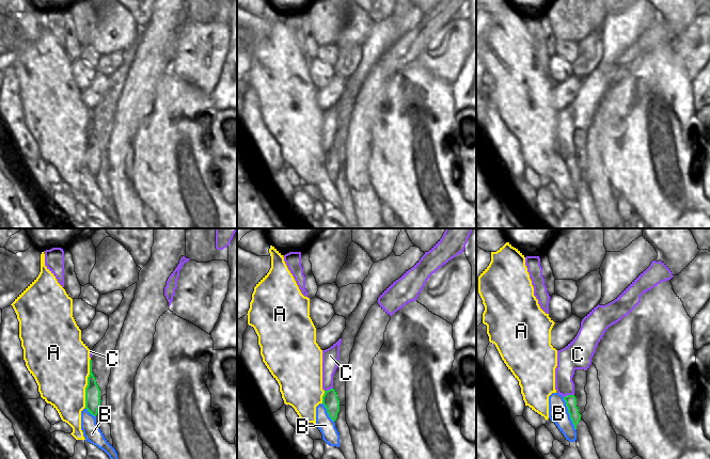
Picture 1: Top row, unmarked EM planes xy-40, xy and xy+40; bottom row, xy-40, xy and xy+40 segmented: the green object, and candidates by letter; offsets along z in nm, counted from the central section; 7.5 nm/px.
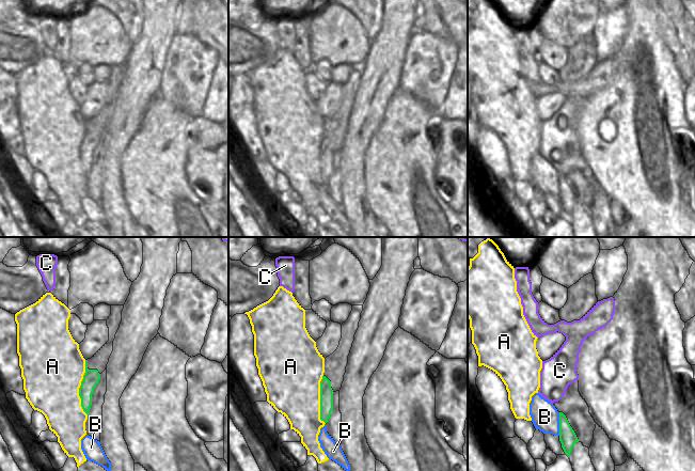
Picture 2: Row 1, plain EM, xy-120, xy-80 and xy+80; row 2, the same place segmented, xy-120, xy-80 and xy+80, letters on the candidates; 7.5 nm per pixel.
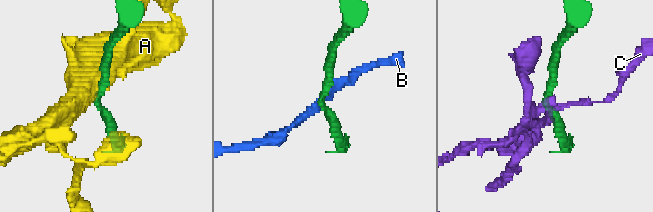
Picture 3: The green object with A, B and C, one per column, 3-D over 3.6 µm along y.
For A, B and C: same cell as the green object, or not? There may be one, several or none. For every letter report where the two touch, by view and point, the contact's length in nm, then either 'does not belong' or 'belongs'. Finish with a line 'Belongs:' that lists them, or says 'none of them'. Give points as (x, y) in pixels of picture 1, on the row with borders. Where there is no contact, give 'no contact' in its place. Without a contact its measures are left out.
A: xy-40 (88, 383) | 380 nm | does not belong
B: xy+40 (568, 412) | 260 nm | does not belong
C: xy+40 (568, 395) | 80 nm | does not belong
Belongs: none of them

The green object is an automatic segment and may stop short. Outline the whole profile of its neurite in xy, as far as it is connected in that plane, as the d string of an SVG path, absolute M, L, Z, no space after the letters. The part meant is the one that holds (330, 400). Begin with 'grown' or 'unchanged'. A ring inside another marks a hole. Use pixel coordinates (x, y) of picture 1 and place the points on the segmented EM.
unchanged | M334 389L325 391L325 394L322 396L322 405L327 409L329 417L333 422L335 422L337 413L340 411L340 400L337 398L337 394Z

